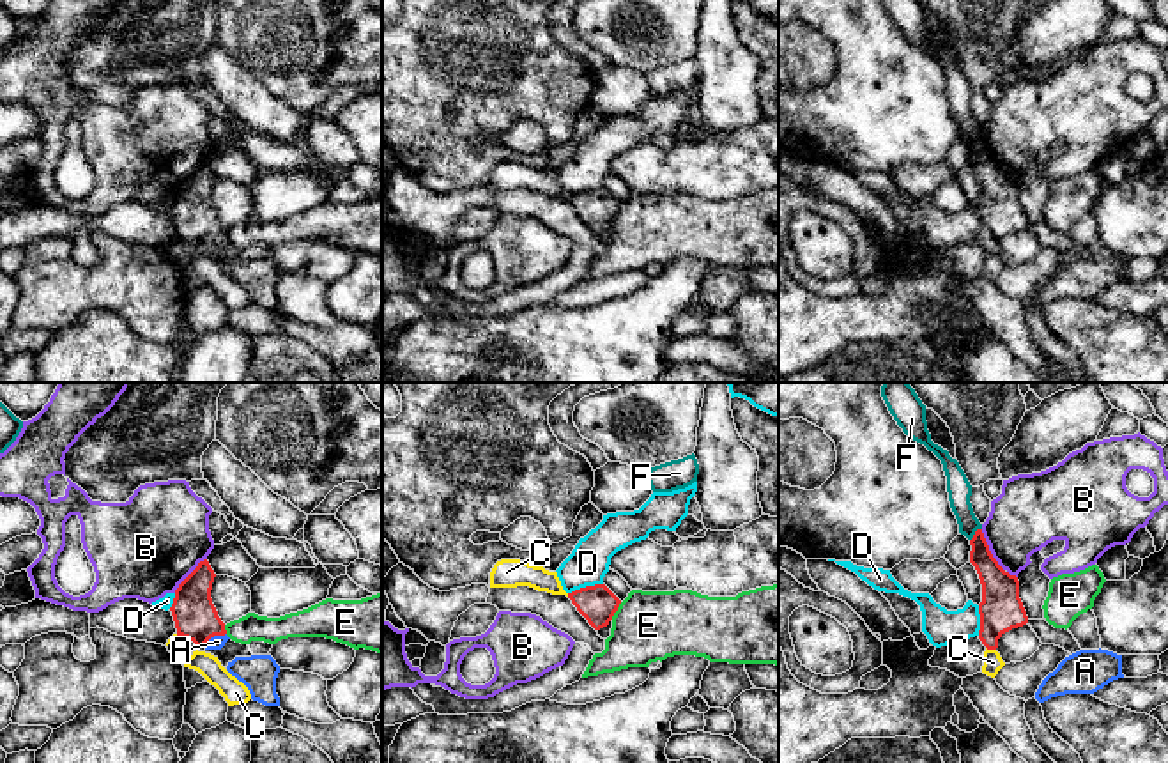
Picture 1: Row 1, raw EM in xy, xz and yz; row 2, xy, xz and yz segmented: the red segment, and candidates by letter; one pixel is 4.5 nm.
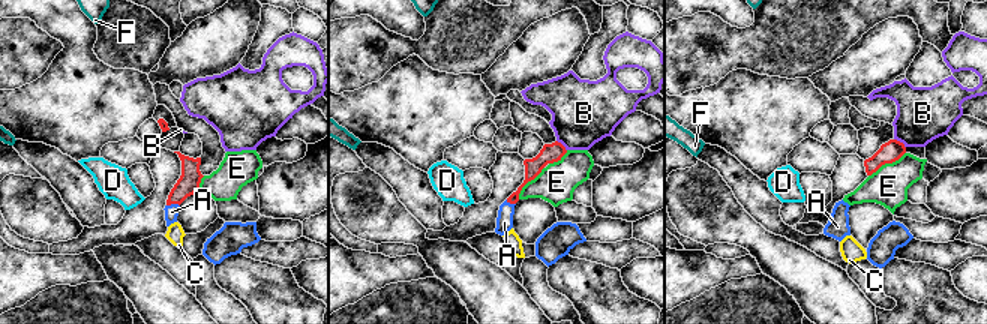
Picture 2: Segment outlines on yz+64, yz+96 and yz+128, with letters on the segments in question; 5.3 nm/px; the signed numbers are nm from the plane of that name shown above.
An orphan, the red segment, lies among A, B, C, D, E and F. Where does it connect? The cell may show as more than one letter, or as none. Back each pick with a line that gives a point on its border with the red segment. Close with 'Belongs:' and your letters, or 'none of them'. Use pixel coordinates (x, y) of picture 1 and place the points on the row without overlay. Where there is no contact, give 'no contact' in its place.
A: meets red in xy at (215, 238)
Belongs: A

